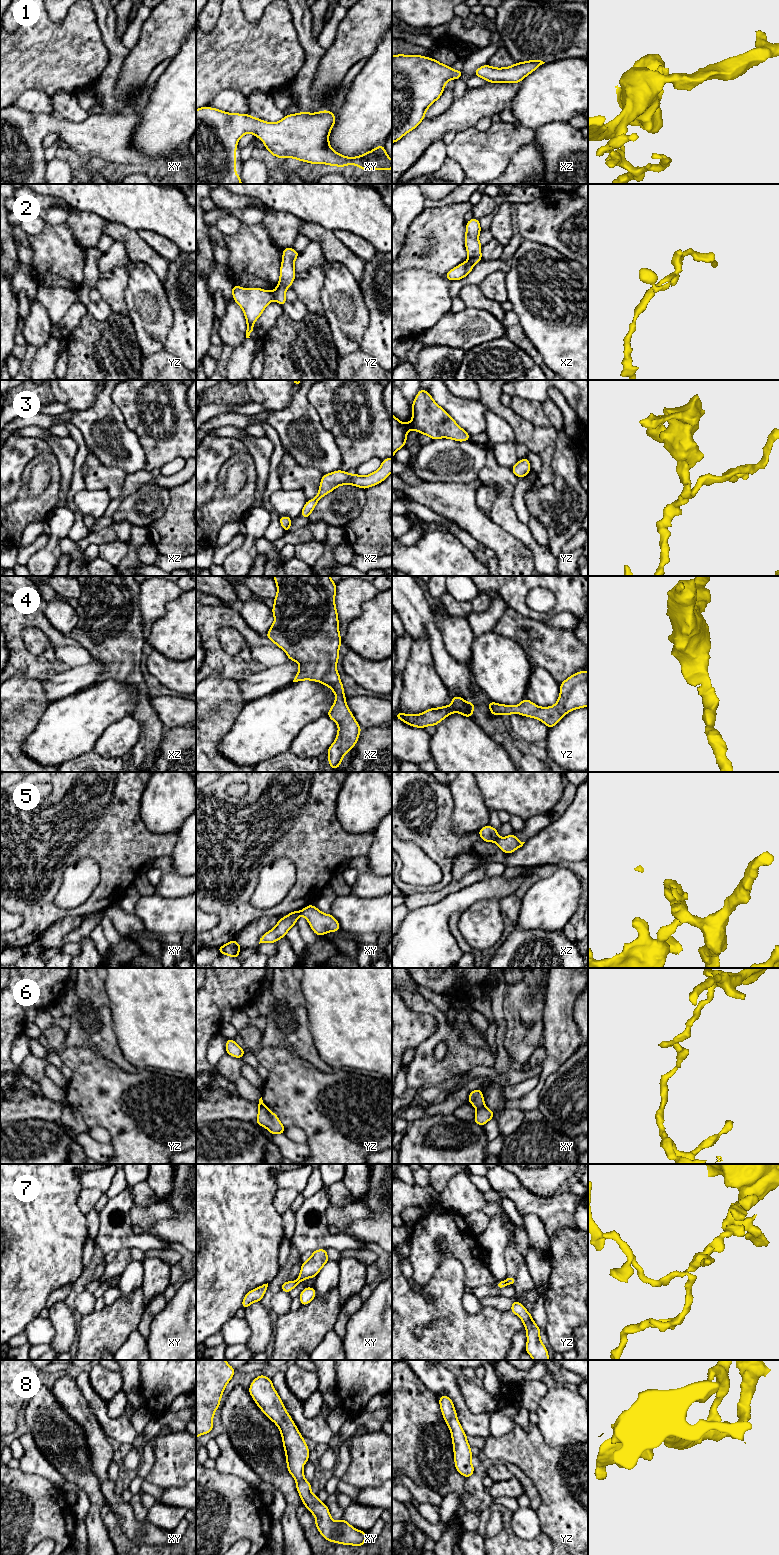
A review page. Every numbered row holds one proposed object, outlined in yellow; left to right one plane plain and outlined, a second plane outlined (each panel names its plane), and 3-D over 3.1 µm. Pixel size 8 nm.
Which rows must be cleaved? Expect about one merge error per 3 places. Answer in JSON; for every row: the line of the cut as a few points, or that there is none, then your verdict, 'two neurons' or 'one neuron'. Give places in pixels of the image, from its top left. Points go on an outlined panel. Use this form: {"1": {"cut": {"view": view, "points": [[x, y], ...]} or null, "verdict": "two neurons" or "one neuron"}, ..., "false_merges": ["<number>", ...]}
{"1": {"cut": null, "verdict": "one neuron"}, "2": {"cut": {"view": "yz", "points": [[273, 291], [275, 299]]}, "verdict": "two neurons"}, "3": {"cut": null, "verdict": "one neuron"}, "4": {"cut": null, "verdict": "one neuron"}, "5": {"cut": {"view": "xz", "points": [[499, 837], [496, 842]]}, "verdict": "two neurons"}, "6": {"cut": {"view": "xy", "points": [[484, 1105], [477, 1109]]}, "verdict": "two neurons"}, "7": {"cut": {"view": "xy", "points": [[295, 1281], [299, 1282]]}, "verdict": "two neurons"}, "8": {"cut": null, "verdict": "one neuron"}, "false_merges": ["2", "5", "6", "7"]}

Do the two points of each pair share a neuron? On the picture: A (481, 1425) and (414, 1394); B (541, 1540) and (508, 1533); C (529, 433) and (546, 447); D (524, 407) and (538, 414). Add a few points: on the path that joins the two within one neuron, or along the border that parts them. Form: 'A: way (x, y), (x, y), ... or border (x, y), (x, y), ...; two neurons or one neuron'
A: border (422, 1381), (438, 1398); two neurons
B: way (533, 1544), (519, 1544), (516, 1541); one neuron
C: way (533, 437), (542, 443); one neuron
D: way (527, 410), (535, 414); one neuron

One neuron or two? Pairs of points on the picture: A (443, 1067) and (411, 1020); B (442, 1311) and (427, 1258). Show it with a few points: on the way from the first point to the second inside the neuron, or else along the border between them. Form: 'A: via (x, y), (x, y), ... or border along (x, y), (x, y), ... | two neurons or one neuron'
A: border along (422, 1013), (436, 1020), (432, 1035) | two neurons
B: border along (438, 1254), (435, 1273), (421, 1285) | two neurons

